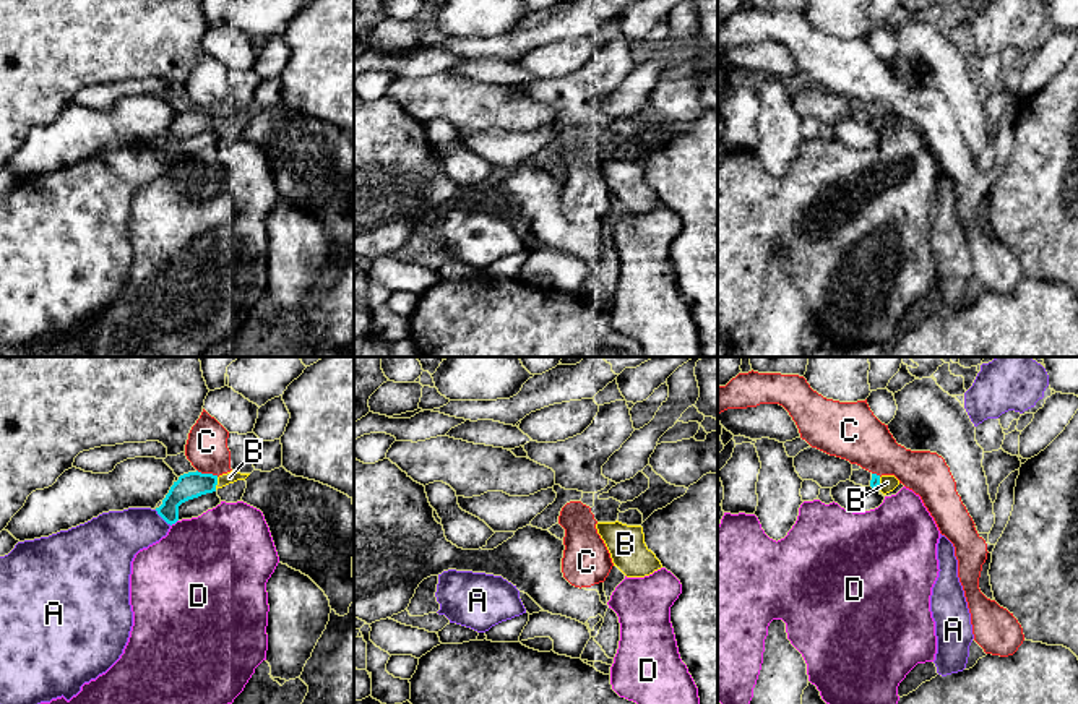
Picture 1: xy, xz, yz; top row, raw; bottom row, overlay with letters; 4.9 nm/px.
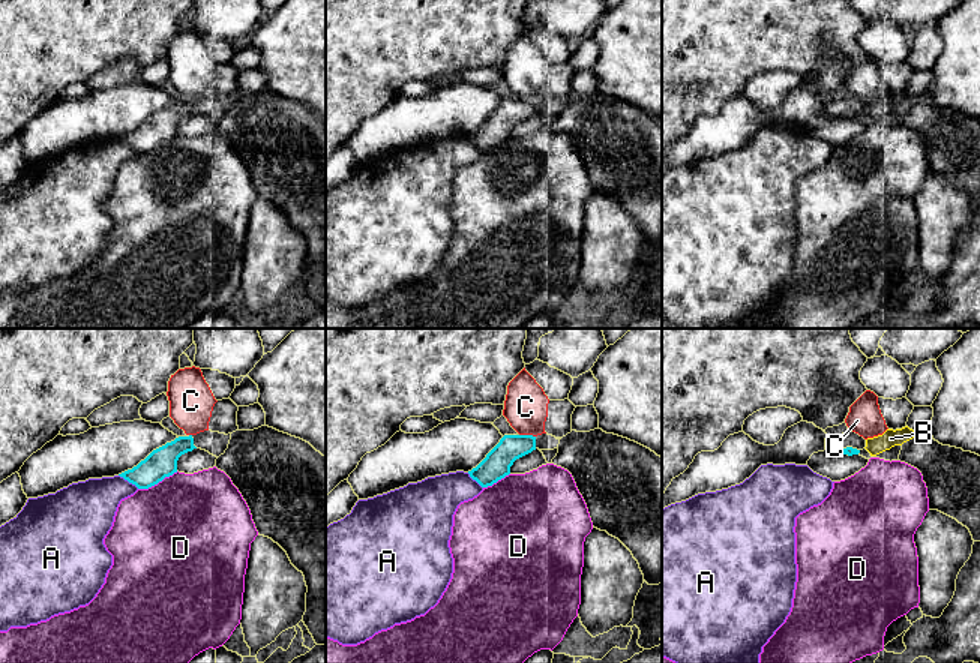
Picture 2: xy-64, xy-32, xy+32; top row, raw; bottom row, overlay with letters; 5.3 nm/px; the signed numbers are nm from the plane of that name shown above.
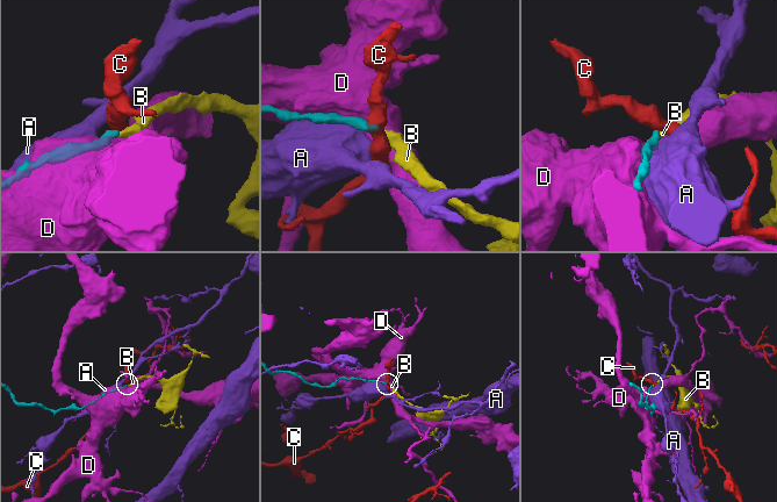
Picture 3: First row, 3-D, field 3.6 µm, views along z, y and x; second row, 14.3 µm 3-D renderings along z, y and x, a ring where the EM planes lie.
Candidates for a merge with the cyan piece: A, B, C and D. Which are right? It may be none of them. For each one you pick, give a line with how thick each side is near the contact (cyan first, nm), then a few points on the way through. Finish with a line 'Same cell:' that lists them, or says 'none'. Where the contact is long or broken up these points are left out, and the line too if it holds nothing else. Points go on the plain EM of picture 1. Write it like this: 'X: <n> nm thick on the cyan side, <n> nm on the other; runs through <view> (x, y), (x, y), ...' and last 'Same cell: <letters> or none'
B: 130 nm thick on the cyan side, 60 nm on the other
Same cell: B

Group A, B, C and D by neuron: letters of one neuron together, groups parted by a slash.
A / B / C / D

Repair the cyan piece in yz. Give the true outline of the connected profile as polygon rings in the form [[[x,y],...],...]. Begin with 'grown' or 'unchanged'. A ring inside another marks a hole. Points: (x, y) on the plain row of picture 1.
grown | [[[872,110],[870,123],[880,127],[883,131],[893,128],[899,122],[895,112],[877,112]]]

